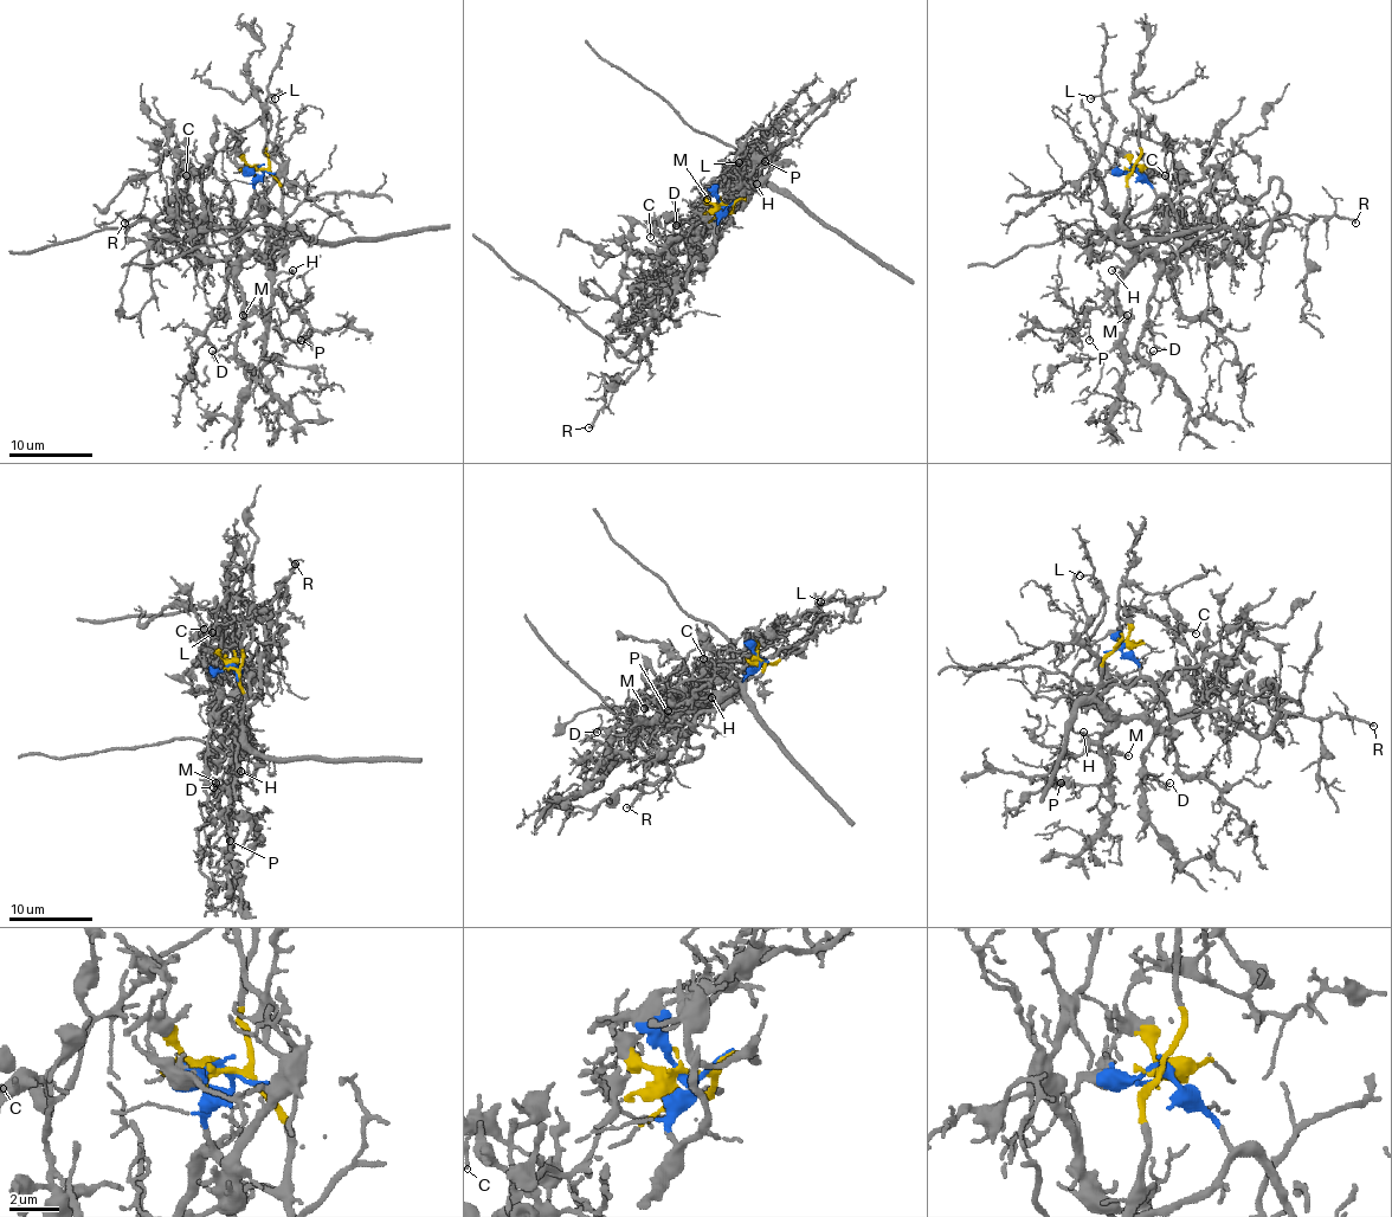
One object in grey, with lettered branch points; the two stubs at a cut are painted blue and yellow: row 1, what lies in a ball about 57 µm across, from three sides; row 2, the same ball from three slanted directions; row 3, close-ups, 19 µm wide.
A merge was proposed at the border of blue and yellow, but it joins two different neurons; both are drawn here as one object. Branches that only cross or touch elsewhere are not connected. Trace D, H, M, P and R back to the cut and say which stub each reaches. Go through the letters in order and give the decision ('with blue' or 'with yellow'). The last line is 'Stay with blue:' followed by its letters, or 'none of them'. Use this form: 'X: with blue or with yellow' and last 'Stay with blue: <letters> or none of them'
D: with yellow
H: with yellow
M: with yellow
P: with yellow
R: with blue
Stay with blue: R

